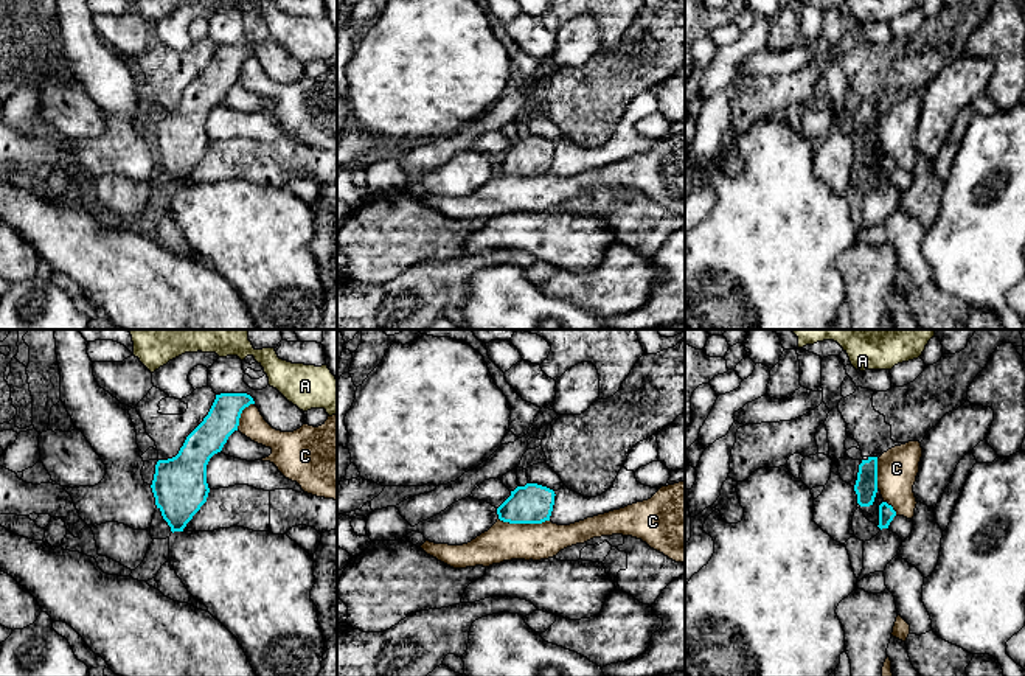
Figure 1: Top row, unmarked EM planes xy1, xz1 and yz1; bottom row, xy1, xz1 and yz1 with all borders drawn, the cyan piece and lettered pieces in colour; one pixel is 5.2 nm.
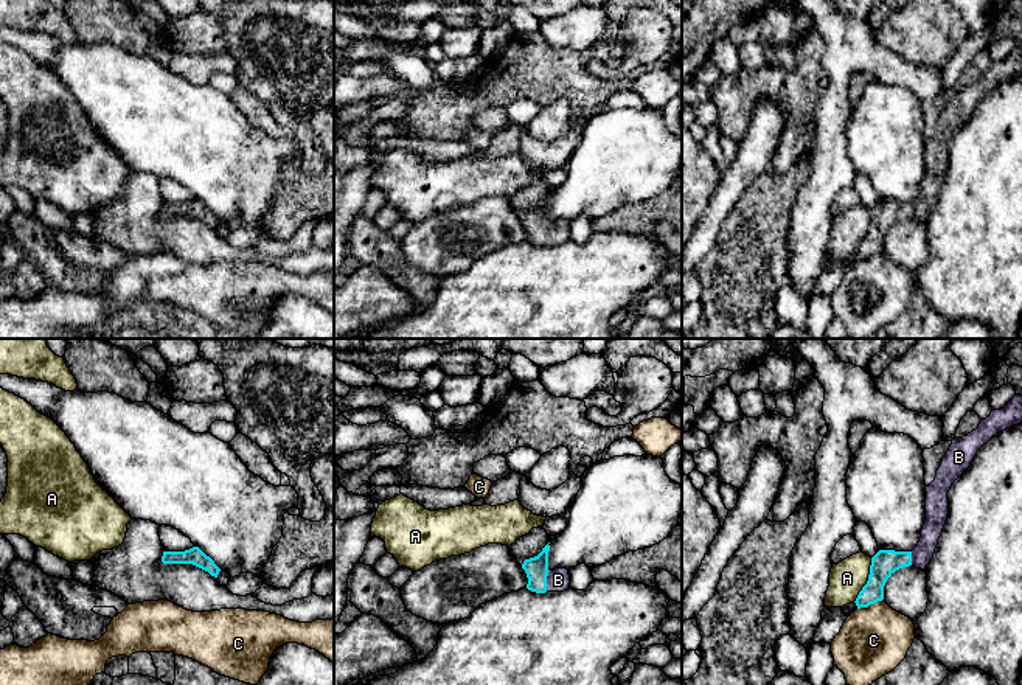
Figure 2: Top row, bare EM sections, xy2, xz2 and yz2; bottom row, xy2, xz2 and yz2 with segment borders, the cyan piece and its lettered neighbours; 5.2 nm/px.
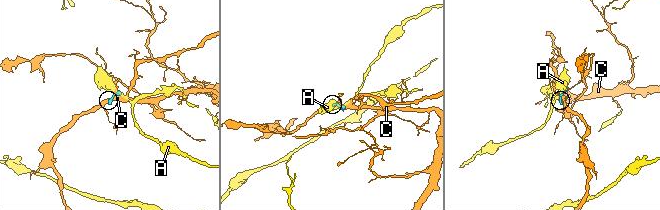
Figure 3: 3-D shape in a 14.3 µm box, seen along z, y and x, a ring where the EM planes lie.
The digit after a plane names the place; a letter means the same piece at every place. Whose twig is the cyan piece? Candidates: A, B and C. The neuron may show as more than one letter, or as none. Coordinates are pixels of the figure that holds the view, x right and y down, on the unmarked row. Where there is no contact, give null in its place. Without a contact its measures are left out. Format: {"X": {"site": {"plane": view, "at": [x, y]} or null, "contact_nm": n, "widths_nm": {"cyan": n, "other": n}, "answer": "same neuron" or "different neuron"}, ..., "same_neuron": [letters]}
{"A": {"site": {"plane": "yz2", "at": [869, 232]}, "contact_nm": 260, "widths_nm": {"cyan": 140, "other": 190}, "answer": "different neuron"}, "B": {"site": {"plane": "xz2", "at": [545, 233]}, "contact_nm": 110, "widths_nm": {"cyan": 120, "other": 120}, "answer": "same neuron"}, "C": {"site": {"plane": "xz1", "at": [524, 174]}, "contact_nm": 260, "widths_nm": {"cyan": 200, "other": 200}, "answer": "different neuron"}, "same_neuron": ["B"]}

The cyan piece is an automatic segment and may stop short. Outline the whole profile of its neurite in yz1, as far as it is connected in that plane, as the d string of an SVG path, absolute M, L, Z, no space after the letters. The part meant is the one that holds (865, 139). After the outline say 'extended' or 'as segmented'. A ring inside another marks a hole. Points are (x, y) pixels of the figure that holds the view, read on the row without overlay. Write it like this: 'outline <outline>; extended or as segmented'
outline M868 109L859 117L857 132L854 137L857 155L870 159L877 145L877 109Z; as segmented

